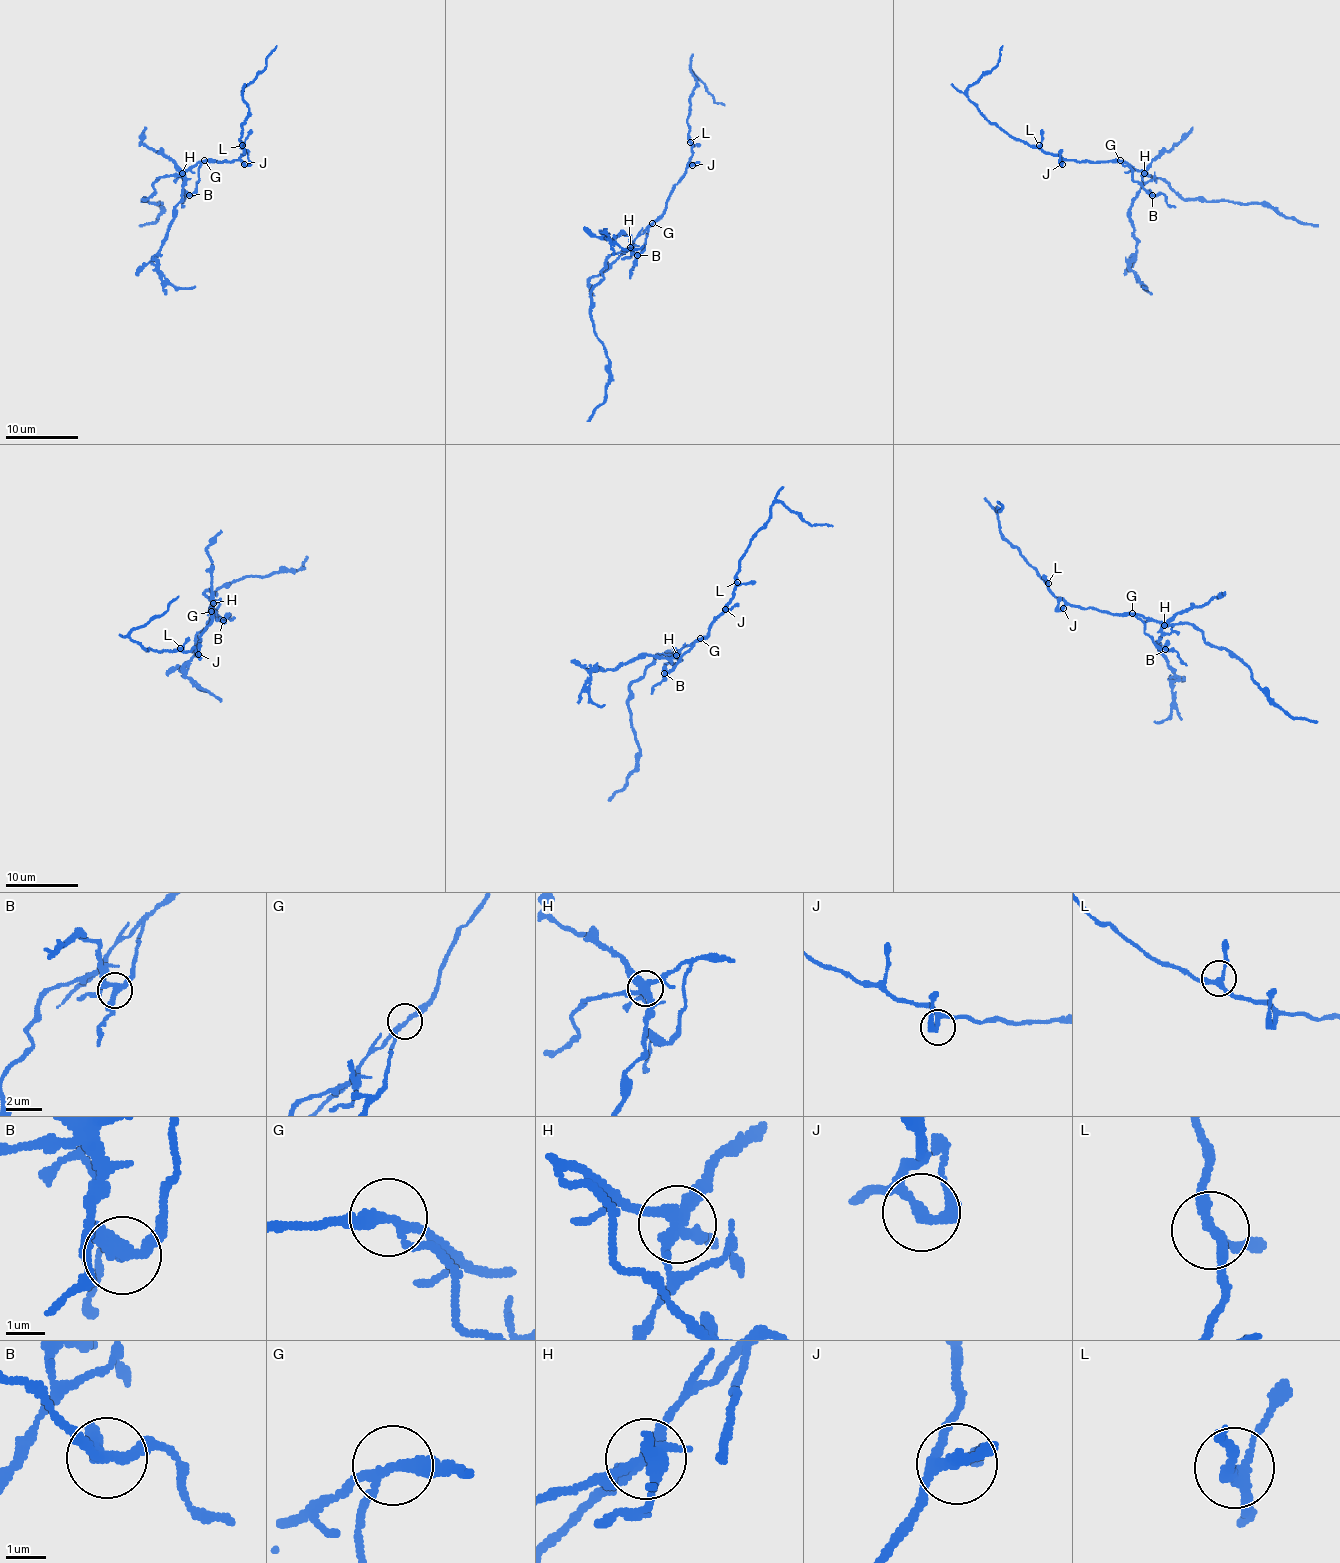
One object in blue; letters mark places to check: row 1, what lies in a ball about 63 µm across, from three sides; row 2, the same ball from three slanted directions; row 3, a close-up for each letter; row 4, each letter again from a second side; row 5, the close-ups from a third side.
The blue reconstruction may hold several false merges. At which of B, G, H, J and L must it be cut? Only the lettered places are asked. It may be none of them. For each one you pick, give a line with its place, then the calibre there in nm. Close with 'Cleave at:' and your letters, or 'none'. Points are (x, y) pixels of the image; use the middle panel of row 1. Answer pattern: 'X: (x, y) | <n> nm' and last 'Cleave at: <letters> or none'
G: (652, 223) | 220 nm
H: (630, 247) | 320 nm
Cleave at: G, H

